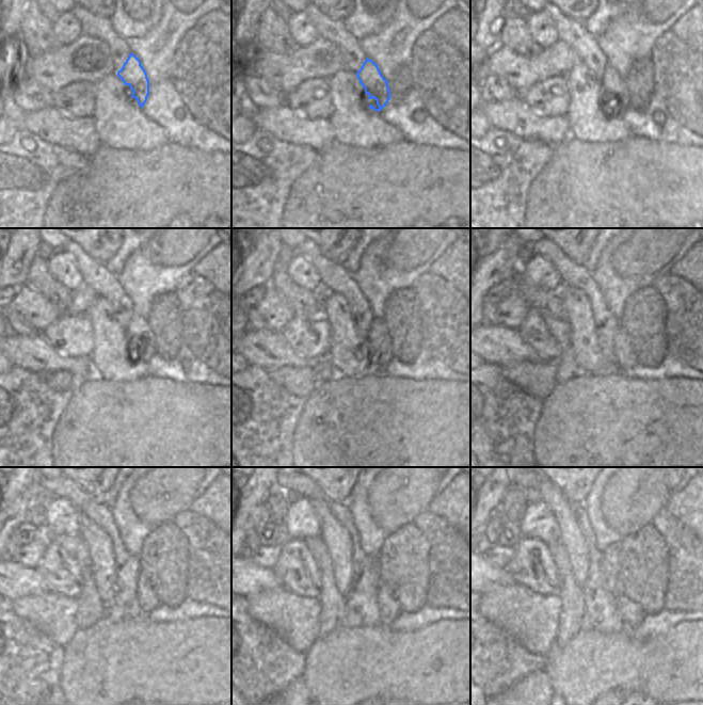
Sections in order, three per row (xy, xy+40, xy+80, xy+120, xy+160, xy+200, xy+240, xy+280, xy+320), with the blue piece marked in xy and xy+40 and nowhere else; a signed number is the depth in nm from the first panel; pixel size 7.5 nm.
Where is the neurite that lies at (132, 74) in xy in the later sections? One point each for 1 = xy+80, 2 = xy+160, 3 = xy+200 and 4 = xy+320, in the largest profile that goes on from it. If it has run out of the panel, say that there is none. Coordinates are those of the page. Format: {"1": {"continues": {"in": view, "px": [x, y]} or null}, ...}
{"1": {"continues": {"in": "xy+80", "px": [616, 92]}}, "2": {"continues": {"in": "xy+160", "px": [379, 339]}}, "3": {"continues": {"in": "xy+200", "px": [625, 359]}}, "4": {"continues": {"in": "xy+320", "px": [632, 615]}}}

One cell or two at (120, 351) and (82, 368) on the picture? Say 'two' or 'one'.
two

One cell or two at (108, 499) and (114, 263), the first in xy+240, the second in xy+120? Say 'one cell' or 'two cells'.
one cell

